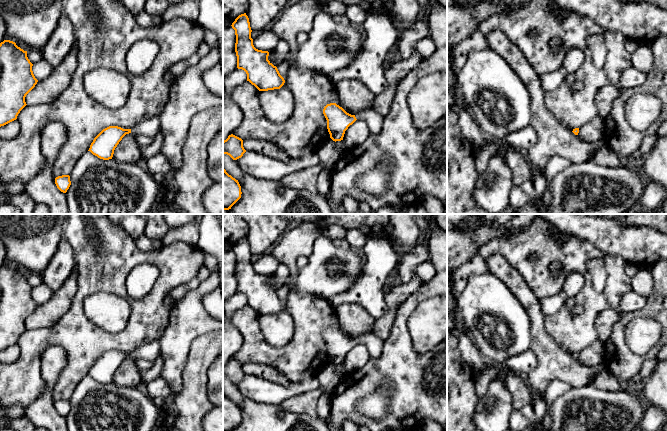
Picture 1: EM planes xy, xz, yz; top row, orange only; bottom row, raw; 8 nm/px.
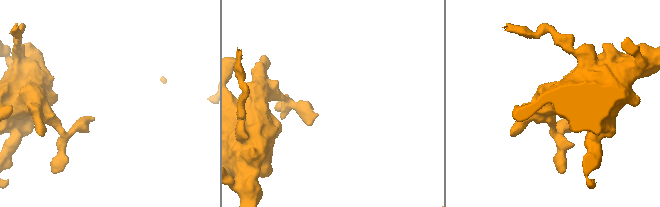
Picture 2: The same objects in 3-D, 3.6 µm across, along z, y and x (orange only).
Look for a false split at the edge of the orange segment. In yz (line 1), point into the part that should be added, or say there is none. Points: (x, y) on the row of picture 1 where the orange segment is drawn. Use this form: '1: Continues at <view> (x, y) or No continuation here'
1: No continuation here

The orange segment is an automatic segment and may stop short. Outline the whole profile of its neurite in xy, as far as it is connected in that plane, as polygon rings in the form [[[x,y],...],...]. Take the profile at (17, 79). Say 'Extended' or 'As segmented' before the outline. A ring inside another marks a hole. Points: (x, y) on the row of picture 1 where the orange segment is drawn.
As segmented. [[[15,42],[0,43],[0,127],[16,120],[27,105],[25,97],[38,82],[32,66],[27,51]]]

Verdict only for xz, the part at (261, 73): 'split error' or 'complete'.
complete

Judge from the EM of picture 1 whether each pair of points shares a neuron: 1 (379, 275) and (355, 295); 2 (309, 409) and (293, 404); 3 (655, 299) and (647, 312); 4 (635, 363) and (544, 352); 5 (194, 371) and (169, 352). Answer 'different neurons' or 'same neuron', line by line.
1: same neuron
2: same neuron
3: same neuron
4: different neurons
5: different neurons

